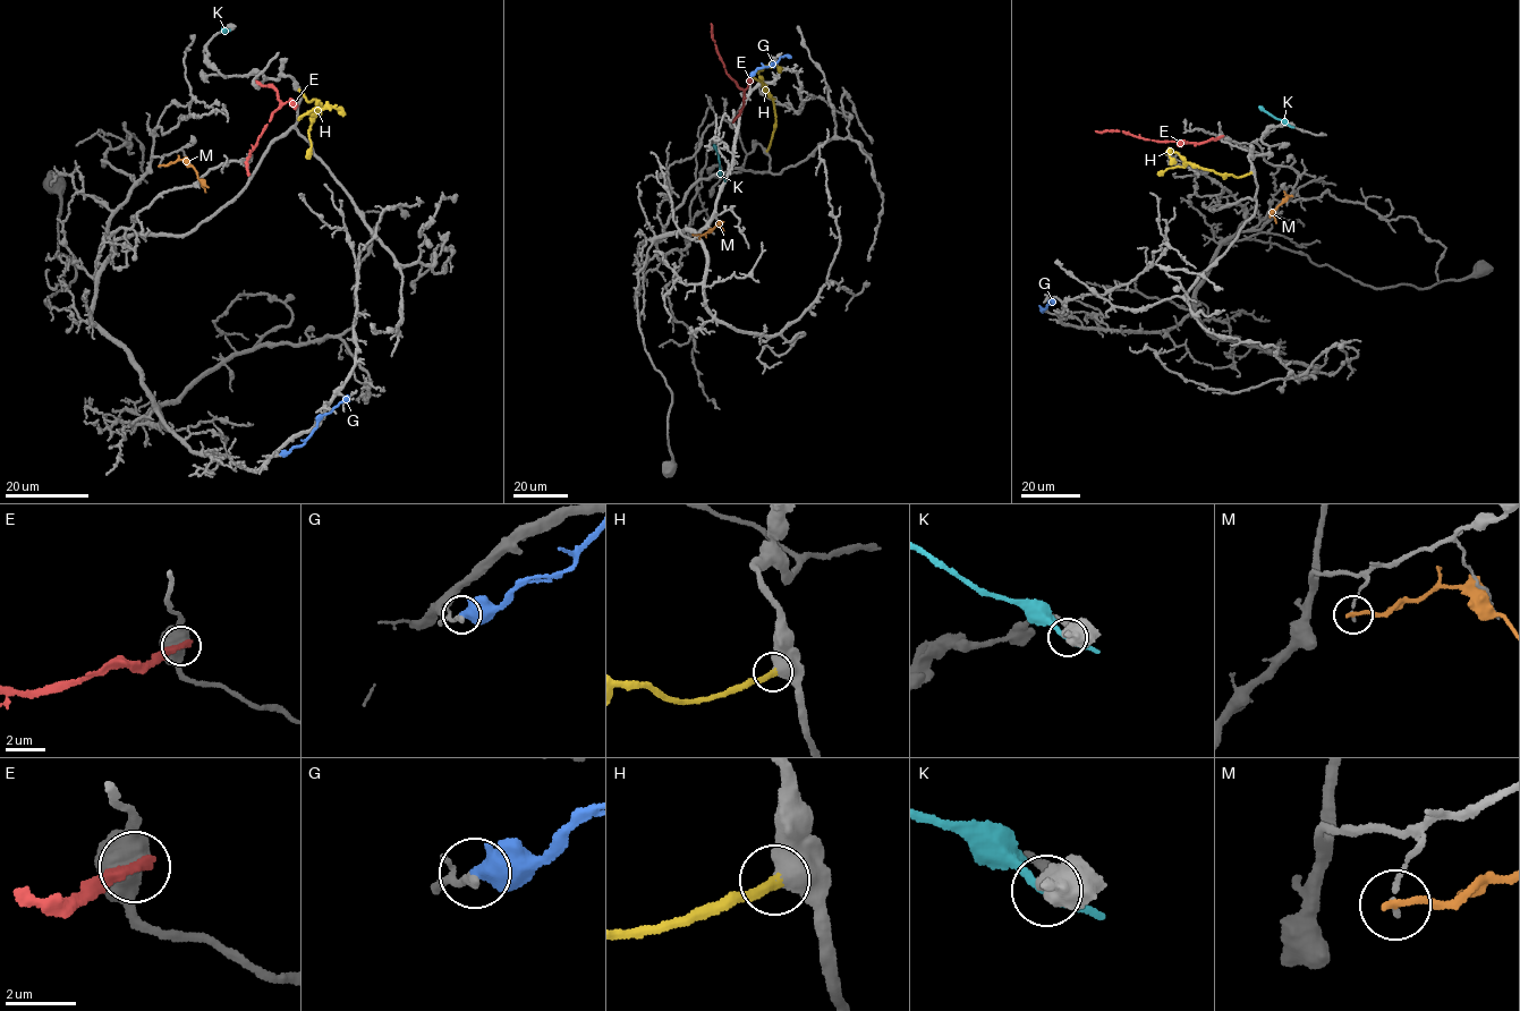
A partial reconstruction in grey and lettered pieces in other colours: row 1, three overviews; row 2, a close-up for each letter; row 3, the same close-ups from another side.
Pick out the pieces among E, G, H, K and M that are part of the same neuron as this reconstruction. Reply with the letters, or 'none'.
H

